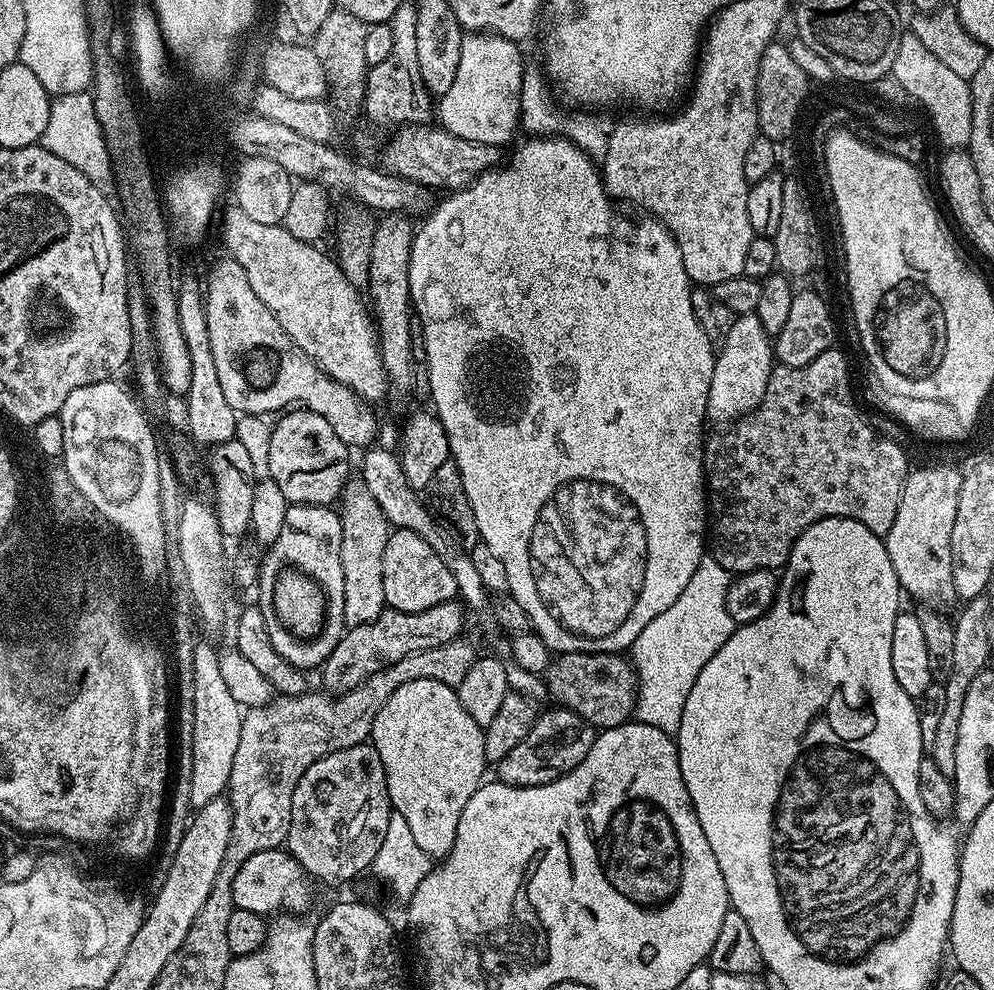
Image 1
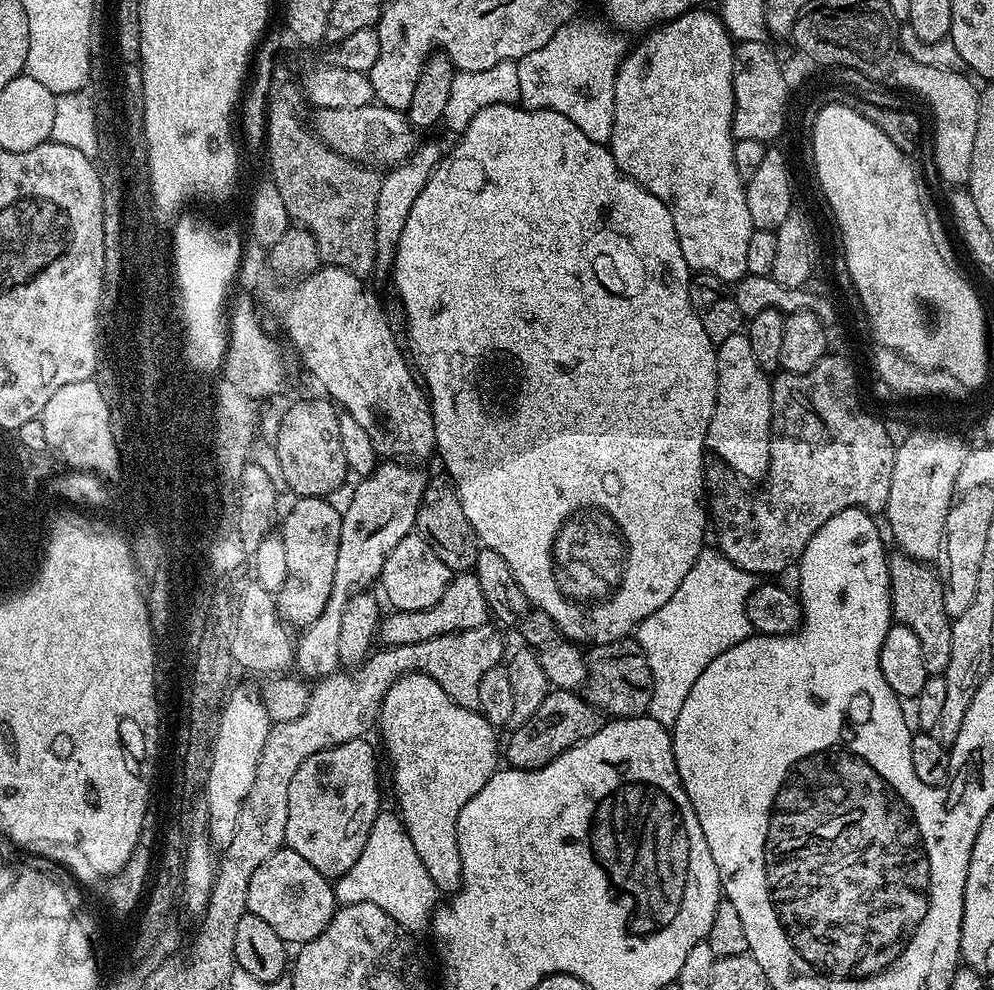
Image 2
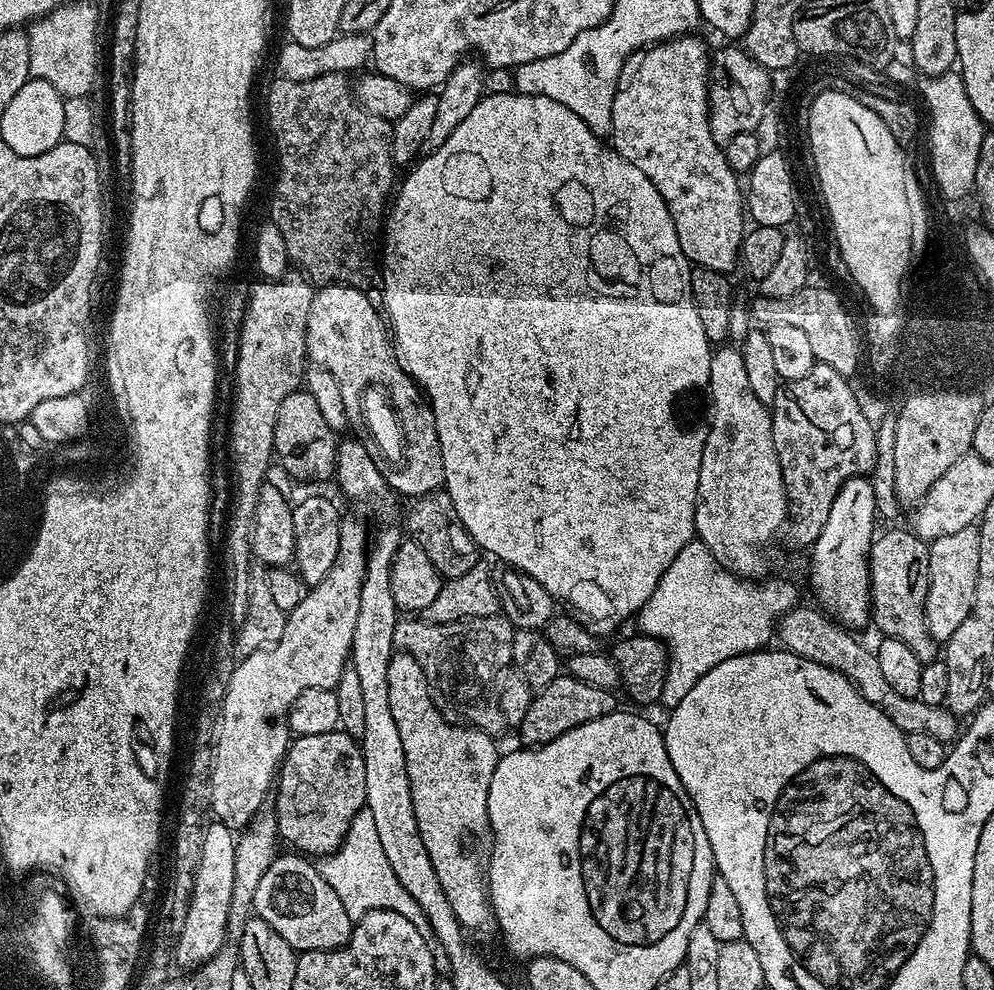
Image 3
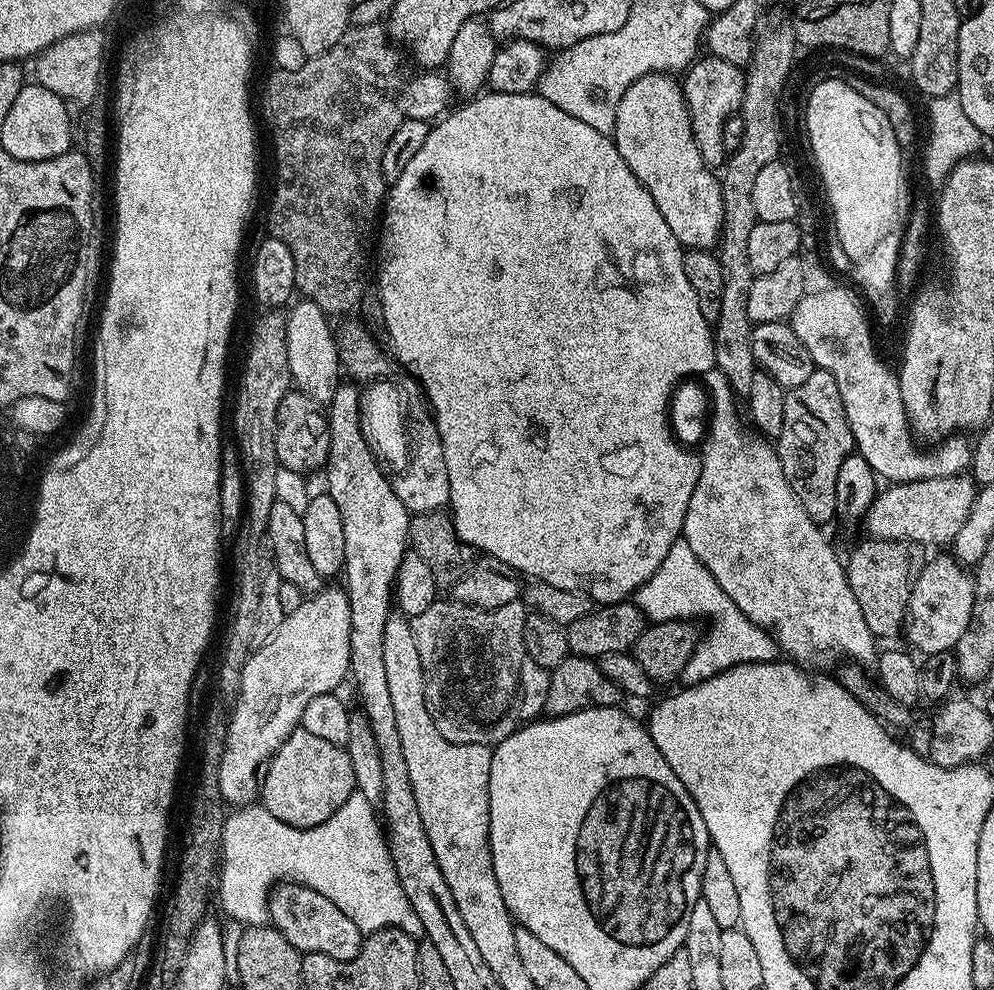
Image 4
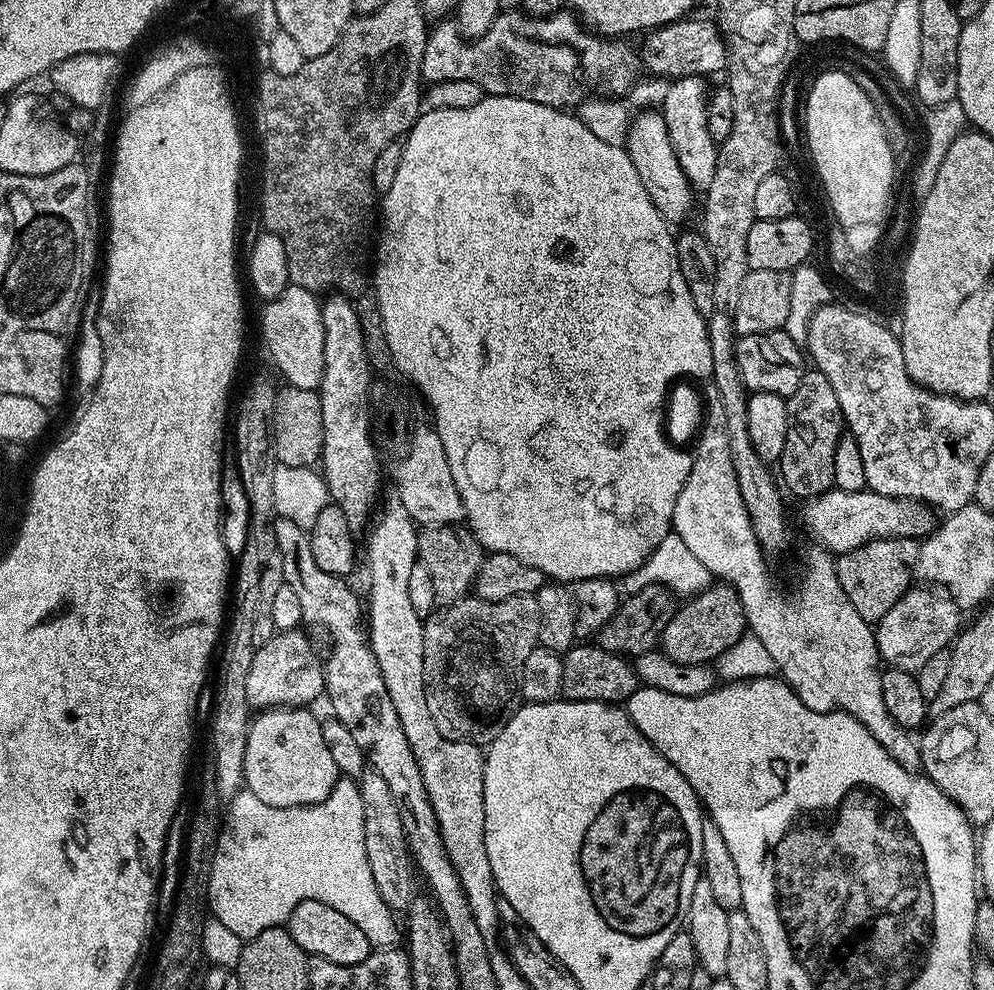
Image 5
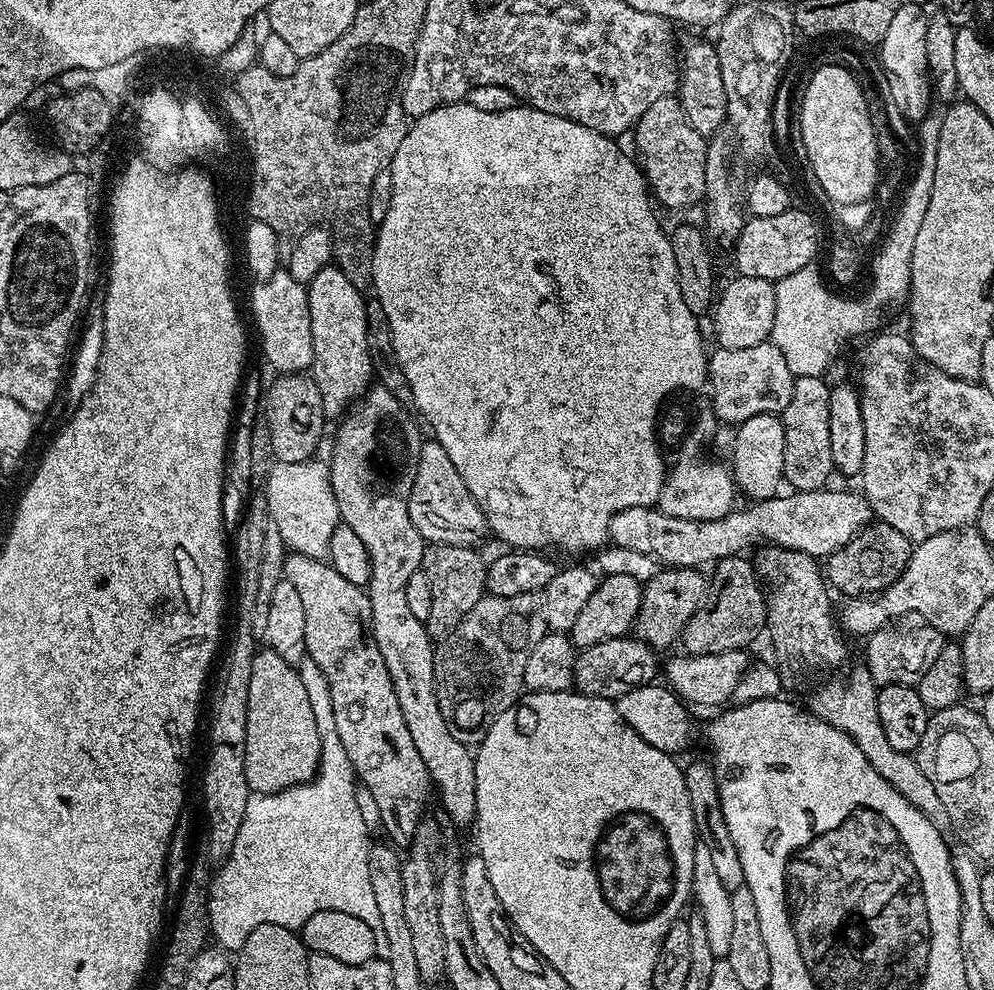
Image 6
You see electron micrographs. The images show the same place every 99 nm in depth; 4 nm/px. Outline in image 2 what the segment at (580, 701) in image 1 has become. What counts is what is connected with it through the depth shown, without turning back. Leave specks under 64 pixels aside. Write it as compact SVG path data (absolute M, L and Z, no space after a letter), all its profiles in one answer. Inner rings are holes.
M625 638L609 644L593 644L584 657L588 673L582 689L584 699L590 701L605 717L625 720L643 716L654 694L654 678L650 674L650 662L635 639Z

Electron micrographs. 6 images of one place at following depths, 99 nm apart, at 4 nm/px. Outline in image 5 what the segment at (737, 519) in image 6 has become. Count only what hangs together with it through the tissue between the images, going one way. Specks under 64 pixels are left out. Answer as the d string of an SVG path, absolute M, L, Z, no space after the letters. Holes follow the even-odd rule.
M829 490L811 497L804 508L804 528L819 547L833 553L849 552L871 540L923 538L937 527L933 509L918 500L890 498L877 492Z

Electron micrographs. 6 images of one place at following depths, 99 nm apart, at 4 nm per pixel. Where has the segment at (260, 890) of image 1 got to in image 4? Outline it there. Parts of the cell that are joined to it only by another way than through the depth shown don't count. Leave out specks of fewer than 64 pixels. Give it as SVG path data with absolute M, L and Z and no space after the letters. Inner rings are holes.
M281 882L268 893L268 918L271 927L279 930L301 954L317 952L335 960L349 960L360 953L362 934L330 898L310 890L305 884Z

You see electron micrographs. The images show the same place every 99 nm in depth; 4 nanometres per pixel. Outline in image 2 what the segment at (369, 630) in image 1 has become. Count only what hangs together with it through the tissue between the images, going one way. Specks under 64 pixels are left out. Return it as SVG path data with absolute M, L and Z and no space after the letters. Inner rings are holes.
M475 571L453 575L446 586L446 594L434 602L426 610L410 610L409 612L389 611L381 619L378 629L378 640L381 645L409 644L410 642L426 642L430 638L438 638L442 634L474 630L485 627L490 620L490 609L486 602L486 594L482 594Z

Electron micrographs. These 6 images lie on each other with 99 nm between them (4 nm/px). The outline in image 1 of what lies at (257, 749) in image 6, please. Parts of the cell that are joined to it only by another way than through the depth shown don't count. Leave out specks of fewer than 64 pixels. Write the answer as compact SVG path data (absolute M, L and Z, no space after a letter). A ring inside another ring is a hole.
M368 742L350 746L346 750L334 750L334 754L318 758L318 762L314 762L314 766L310 766L310 770L298 778L290 814L287 851L304 867L313 881L344 884L354 879L359 872L367 873L371 869L378 850L382 850L386 826L390 826L393 811L386 786L386 770L382 766L382 758L378 758L378 750Z

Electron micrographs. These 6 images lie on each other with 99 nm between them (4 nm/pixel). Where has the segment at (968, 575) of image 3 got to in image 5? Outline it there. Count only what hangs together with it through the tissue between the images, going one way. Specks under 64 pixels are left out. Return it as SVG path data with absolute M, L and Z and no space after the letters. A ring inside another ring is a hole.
M913 586L908 593L875 625L876 645L880 651L881 661L888 668L906 670L915 674L930 657L945 651L955 641L961 631L961 609L947 595L928 586Z

